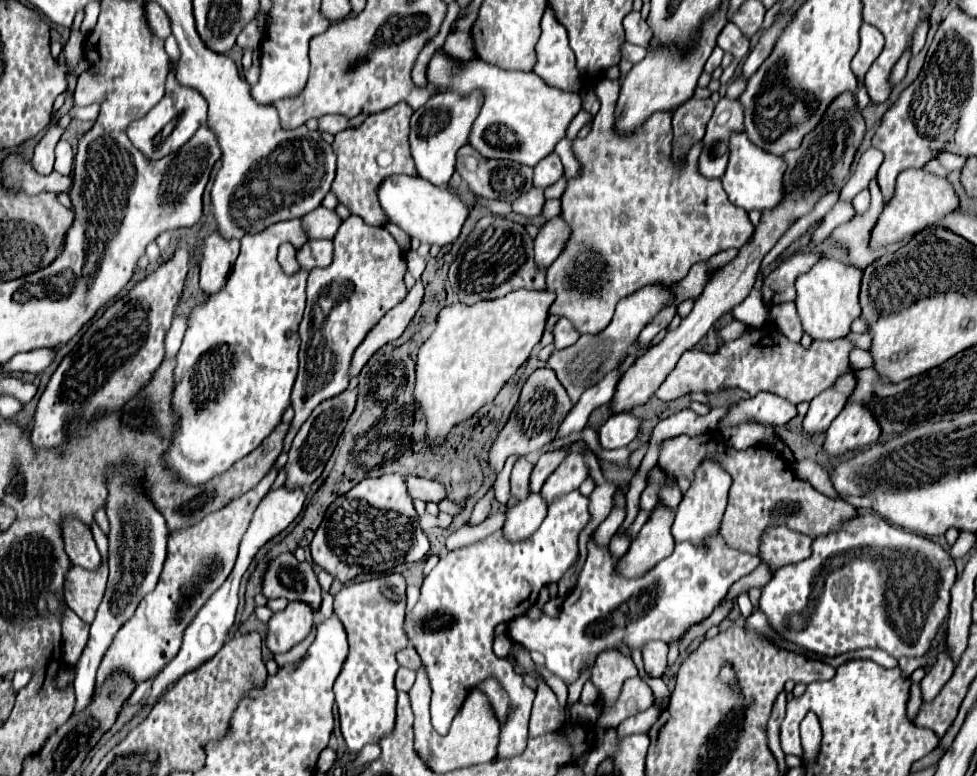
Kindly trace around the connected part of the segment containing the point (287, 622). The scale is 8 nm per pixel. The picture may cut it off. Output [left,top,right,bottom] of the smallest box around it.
[268,602,314,654]

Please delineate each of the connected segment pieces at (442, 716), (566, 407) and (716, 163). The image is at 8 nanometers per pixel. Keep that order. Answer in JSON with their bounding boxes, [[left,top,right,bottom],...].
[[406,490,592,760],[490,366,572,472],[700,98,744,176]]

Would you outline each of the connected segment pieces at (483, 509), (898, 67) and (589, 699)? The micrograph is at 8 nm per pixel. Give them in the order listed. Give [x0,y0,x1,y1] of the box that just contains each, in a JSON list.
[[470,486,494,524],[890,48,911,87],[579,680,598,704]]

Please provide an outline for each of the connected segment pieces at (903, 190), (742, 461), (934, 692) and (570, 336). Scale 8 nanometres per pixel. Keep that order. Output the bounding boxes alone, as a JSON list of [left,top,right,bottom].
[[870,170,958,250],[658,430,858,554],[920,650,954,702],[552,318,580,348]]

